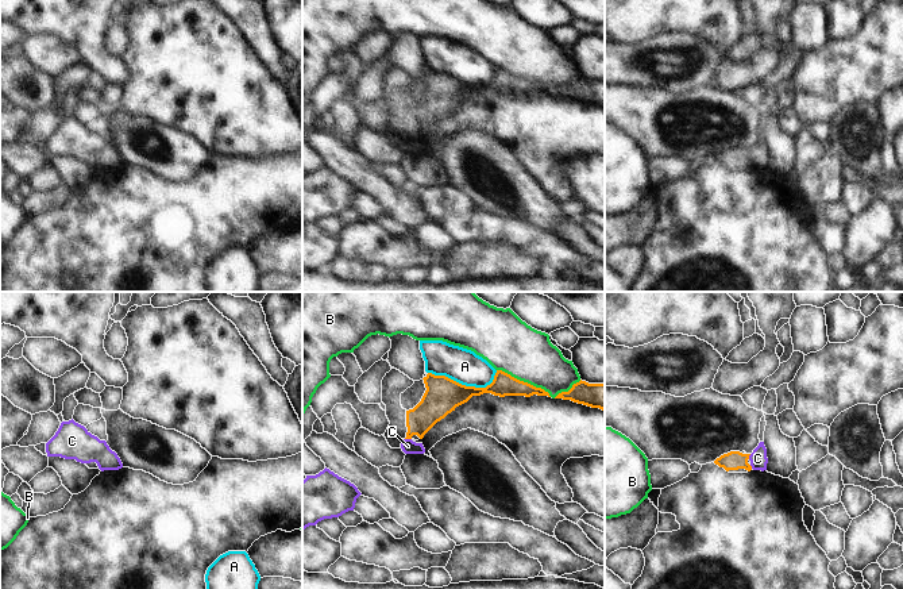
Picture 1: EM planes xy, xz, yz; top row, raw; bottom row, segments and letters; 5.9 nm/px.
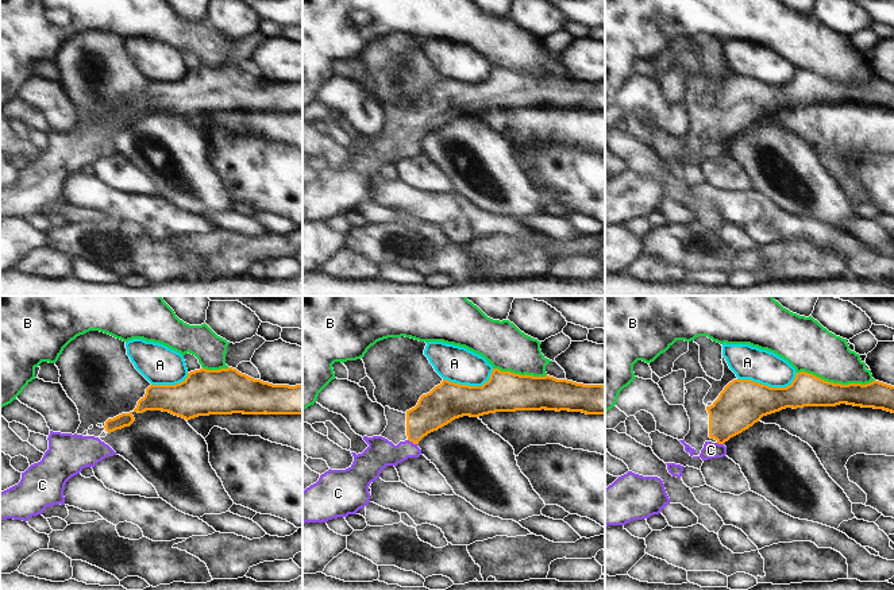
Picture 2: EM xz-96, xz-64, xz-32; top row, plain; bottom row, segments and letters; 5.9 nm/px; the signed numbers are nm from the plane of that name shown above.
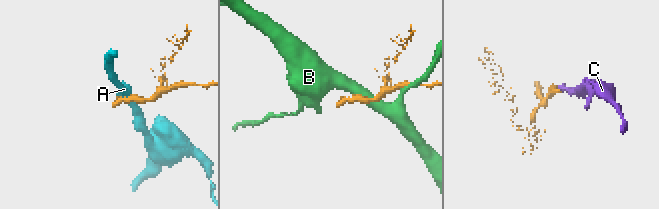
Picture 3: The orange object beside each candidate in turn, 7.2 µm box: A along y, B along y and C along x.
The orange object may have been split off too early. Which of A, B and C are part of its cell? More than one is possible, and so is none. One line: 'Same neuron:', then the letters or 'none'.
Same neuron: C

